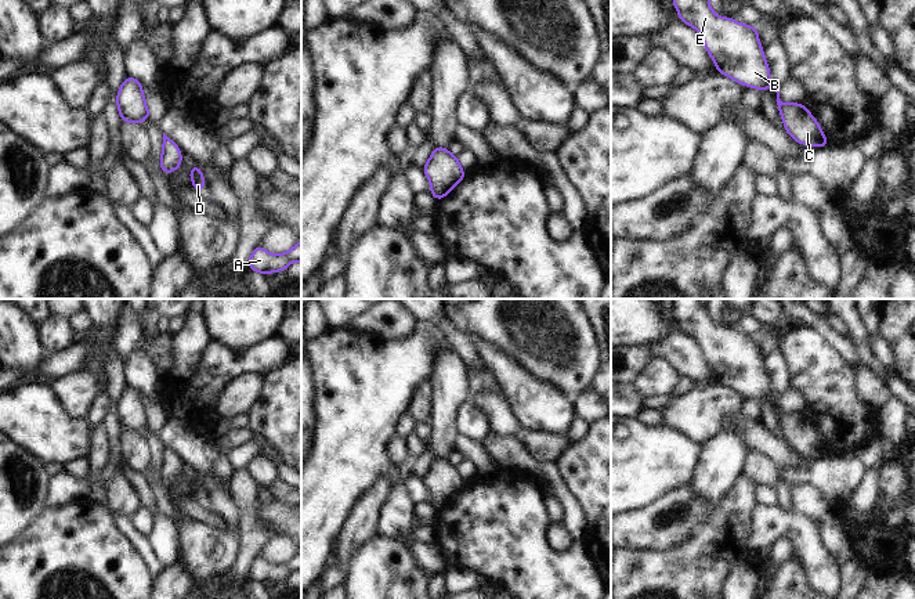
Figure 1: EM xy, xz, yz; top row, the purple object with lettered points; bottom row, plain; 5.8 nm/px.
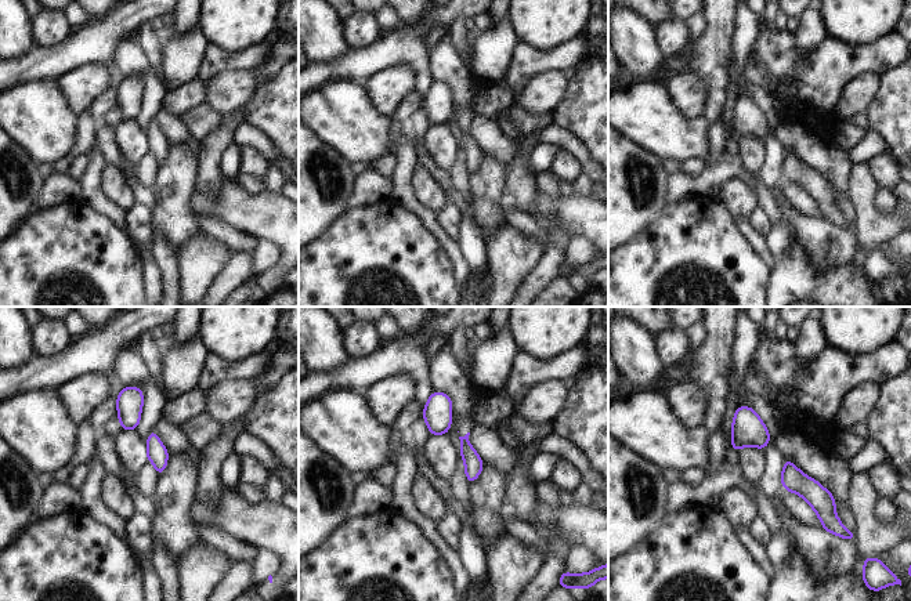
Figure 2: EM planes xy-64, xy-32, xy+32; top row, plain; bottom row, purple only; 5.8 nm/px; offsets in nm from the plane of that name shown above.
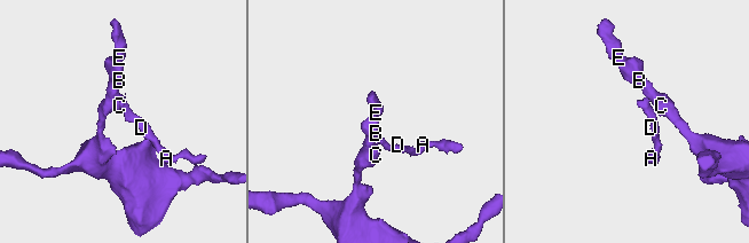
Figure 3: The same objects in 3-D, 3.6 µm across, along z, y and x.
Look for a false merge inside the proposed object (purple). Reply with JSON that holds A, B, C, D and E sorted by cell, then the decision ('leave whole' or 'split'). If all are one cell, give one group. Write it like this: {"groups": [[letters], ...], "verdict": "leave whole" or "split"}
{"groups": [["A", "D"], ["B", "C", "E"]], "verdict": "split"}

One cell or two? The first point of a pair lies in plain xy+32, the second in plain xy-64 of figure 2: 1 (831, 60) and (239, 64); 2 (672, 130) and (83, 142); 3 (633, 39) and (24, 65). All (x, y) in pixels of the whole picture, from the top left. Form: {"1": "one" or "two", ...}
{"1": "one", "2": "two", "3": "two"}

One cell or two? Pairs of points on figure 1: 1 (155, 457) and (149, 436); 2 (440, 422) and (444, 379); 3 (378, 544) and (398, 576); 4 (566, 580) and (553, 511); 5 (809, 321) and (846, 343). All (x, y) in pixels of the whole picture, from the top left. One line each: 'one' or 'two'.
1: one
2: one
3: one
4: two
5: one

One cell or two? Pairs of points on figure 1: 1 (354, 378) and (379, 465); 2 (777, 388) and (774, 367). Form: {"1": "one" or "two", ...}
{"1": "one", "2": "one"}

